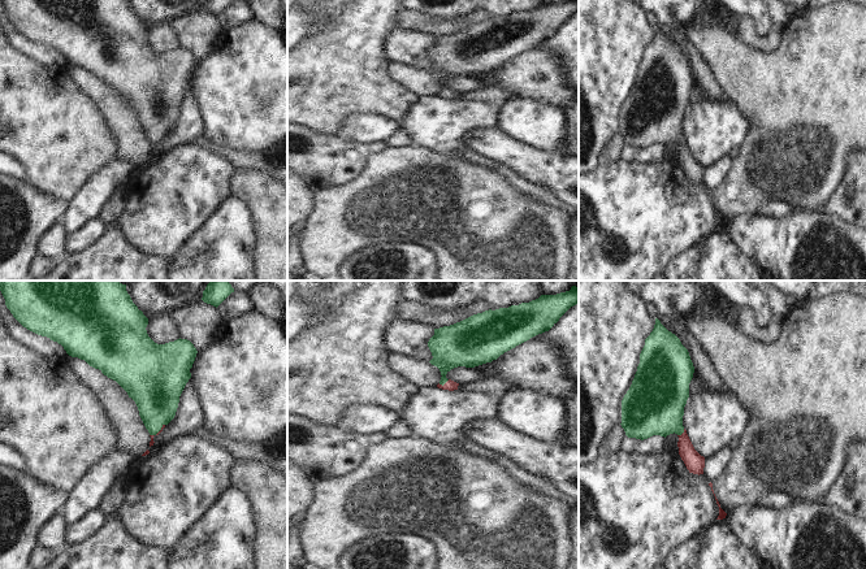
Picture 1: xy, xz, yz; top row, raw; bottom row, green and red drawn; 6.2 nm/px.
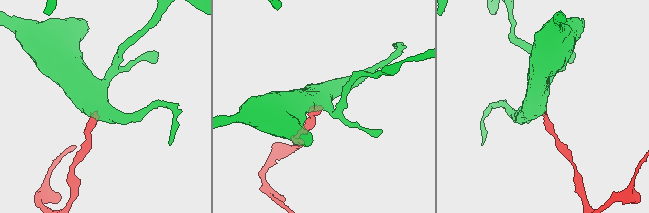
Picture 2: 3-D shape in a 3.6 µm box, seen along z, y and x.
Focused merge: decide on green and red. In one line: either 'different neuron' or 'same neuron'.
same neuron

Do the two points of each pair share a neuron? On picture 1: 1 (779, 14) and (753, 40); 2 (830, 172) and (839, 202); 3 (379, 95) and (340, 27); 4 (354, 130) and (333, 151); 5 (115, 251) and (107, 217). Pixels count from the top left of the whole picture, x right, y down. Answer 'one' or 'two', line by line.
1: one
2: two
3: one
4: two
5: two

